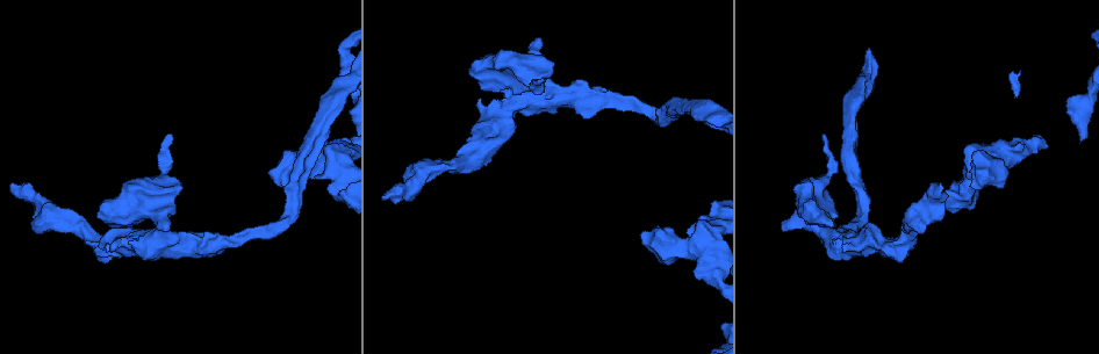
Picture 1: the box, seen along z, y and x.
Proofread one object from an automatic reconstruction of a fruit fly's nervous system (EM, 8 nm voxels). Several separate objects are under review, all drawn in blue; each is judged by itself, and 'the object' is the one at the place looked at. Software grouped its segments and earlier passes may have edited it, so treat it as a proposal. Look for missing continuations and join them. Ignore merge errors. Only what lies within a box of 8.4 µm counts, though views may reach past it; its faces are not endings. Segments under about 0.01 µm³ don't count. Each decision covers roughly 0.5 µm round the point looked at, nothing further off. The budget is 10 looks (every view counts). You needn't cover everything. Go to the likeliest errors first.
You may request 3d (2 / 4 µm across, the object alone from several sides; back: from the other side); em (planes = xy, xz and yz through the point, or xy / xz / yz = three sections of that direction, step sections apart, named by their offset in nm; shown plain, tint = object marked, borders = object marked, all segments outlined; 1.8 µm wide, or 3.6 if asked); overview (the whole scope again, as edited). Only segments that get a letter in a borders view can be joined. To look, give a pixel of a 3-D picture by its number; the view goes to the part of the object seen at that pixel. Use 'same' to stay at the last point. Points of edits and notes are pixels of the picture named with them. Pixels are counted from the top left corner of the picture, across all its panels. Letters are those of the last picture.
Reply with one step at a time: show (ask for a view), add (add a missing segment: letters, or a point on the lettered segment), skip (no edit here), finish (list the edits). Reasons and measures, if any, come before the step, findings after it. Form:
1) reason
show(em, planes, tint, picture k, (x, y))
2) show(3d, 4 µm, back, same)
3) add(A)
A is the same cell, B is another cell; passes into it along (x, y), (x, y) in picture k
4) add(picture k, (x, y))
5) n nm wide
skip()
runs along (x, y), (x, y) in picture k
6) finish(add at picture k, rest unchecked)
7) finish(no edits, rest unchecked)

show(3d, 4 µm, picture 1, (654, 226))

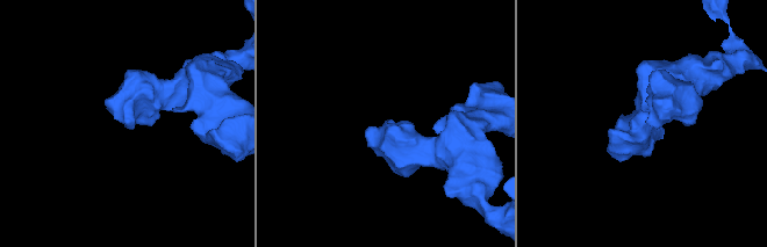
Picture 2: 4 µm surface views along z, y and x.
need the tissue
show(em, planes, borders, picture 2, (124, 125))

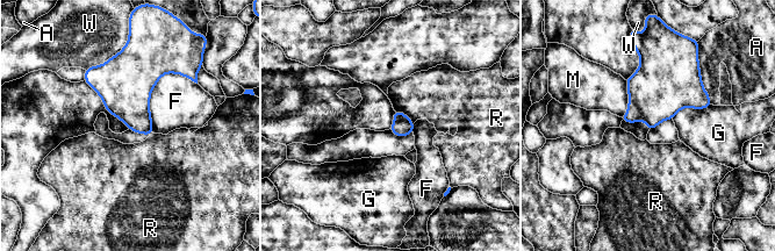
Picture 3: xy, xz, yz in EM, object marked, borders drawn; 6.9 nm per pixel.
F touches over 460 nm
skip()
A, F, G, M, R and W are other cells; no lettered segment goes on from it

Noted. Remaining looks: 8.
free end
show(3d, 4 µm, picture 1, (937, 187))

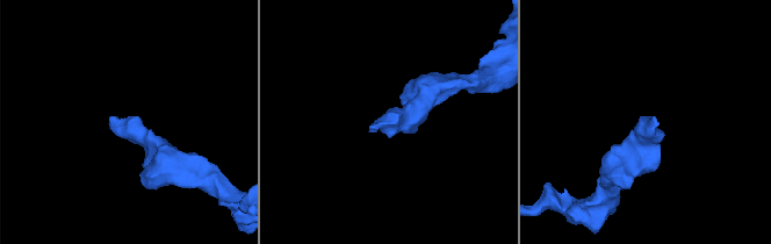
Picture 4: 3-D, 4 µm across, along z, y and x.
now the EM
show(em, yz, step 16, borders, picture 4, (373, 123))

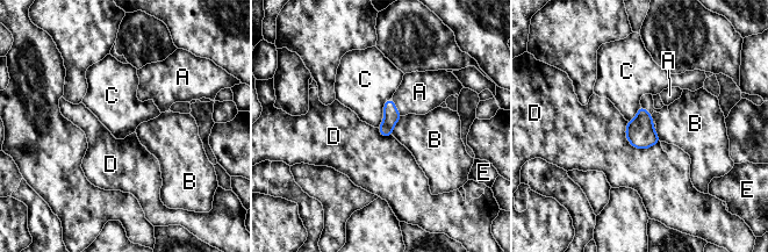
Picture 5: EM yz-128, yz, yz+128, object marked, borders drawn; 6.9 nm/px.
show(em, planes, borders, same)

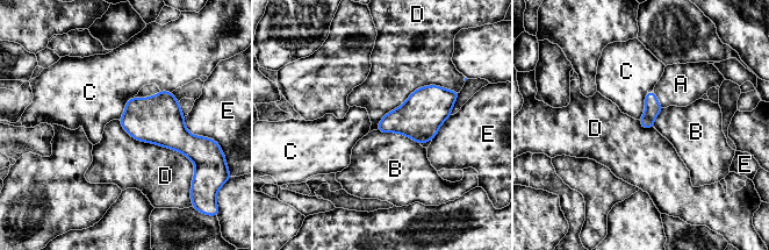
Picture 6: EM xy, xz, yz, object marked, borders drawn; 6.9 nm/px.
add(A)
A is the same cell, B, C, D and E are other cells; passes into it along (653, 108), (656, 99), (681, 84) in picture 6; it goes on there

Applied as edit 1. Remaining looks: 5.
show(overview)

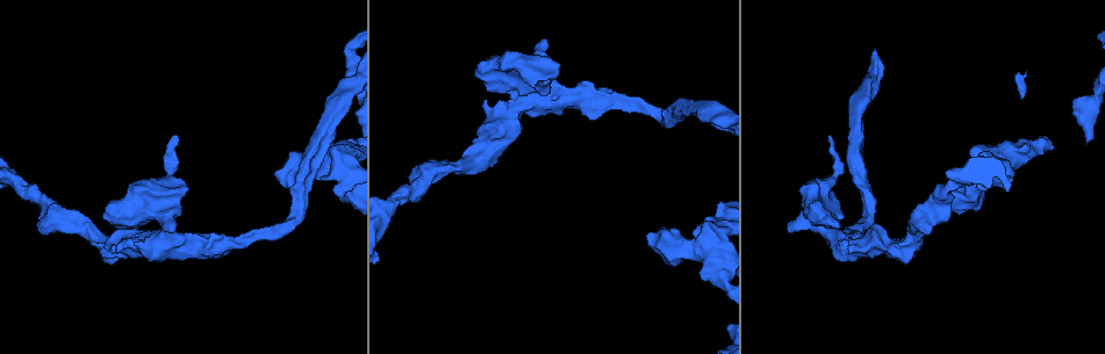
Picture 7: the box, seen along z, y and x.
an open end
show(3d, 4 µm, picture 7, (175, 136))

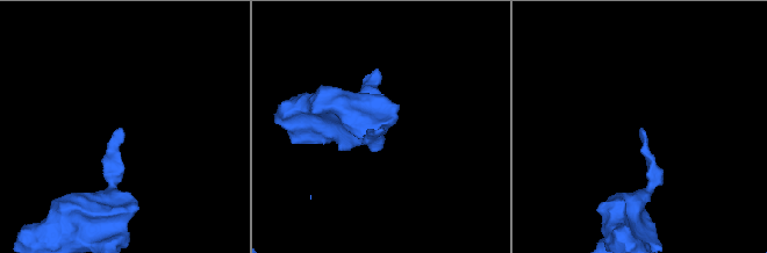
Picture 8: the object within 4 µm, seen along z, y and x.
show(em, planes, borders, picture 8, (378, 132))

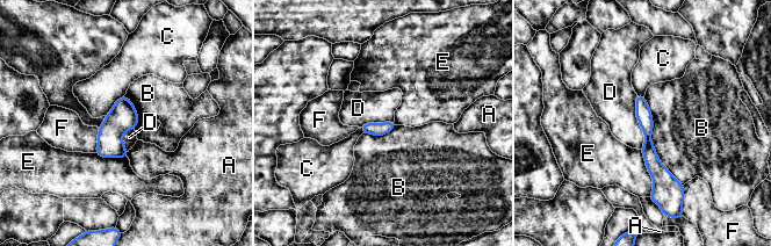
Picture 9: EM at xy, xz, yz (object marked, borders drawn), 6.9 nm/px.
skip()
A, B, C, D, E and F are other cells; border along (635, 94), (641, 150) in picture 9; no lettered segment goes on from it

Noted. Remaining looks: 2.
finish(add at picture 6, rest unchecked)

